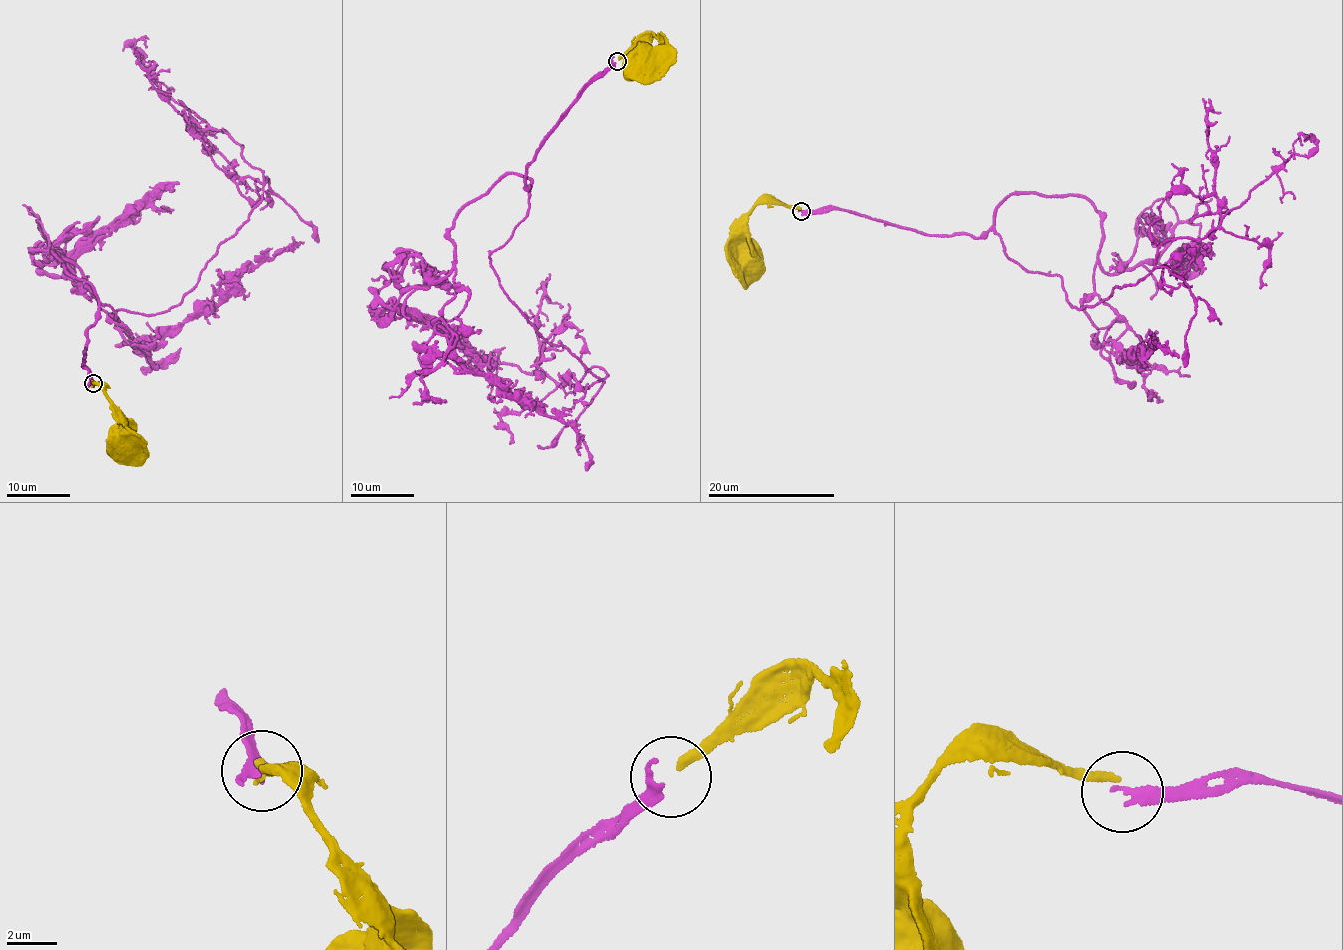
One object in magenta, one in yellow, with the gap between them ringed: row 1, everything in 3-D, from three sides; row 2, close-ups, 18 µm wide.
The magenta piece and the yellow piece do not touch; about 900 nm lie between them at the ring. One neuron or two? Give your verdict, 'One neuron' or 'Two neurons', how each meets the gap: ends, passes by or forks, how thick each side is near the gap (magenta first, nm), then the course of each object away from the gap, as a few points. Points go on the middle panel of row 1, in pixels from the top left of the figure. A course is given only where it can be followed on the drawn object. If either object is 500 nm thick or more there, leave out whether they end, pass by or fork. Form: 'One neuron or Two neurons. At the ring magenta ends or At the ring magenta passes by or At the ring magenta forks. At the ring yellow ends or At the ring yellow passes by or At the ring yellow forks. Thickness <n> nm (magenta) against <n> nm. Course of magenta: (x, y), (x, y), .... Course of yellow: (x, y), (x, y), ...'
Two neurons. At the ring magenta passes by. At the ring yellow ends. Thickness 200 nm (magenta) against 320 nm. Course of magenta: (615, 63), (540, 148), (524, 219), (490, 255), (543, 339), (606, 375), (471, 363), (488, 361). Course of yellow: (618, 59), (656, 36), (658, 50), (651, 56), (638, 59), (638, 63)

